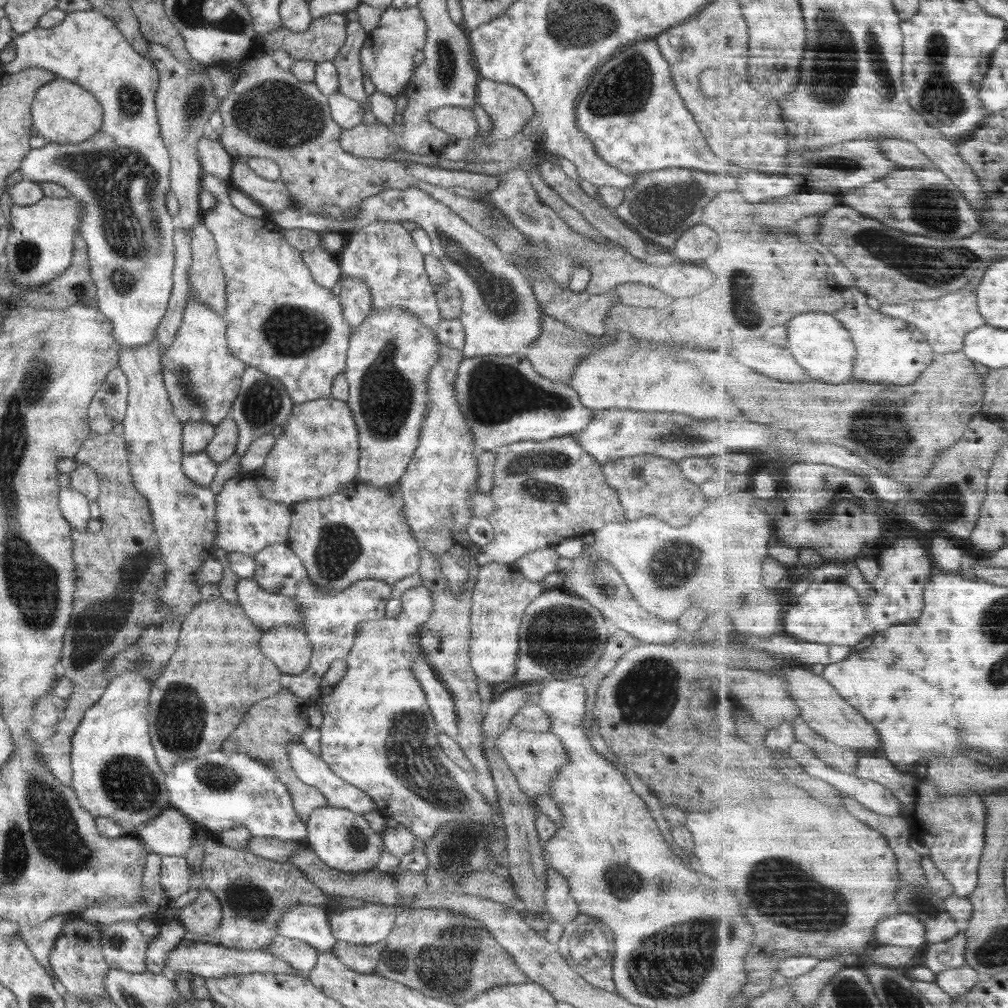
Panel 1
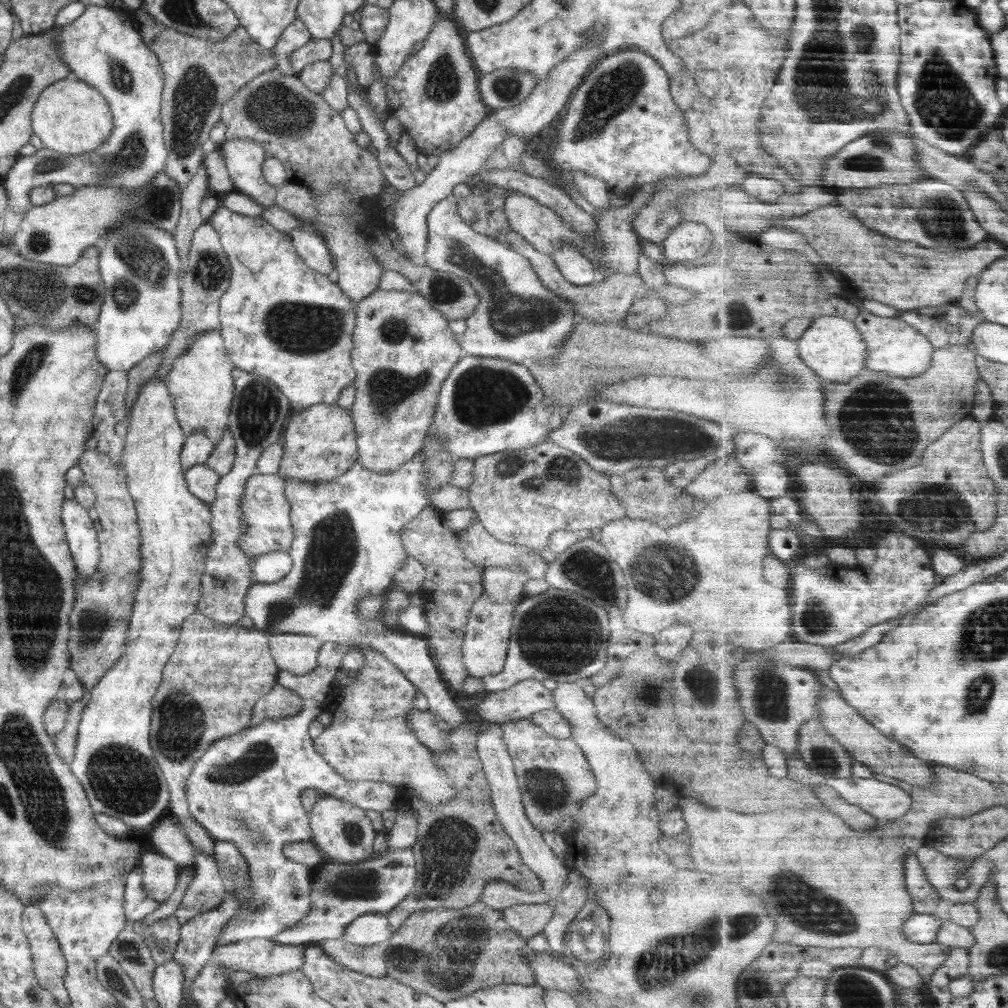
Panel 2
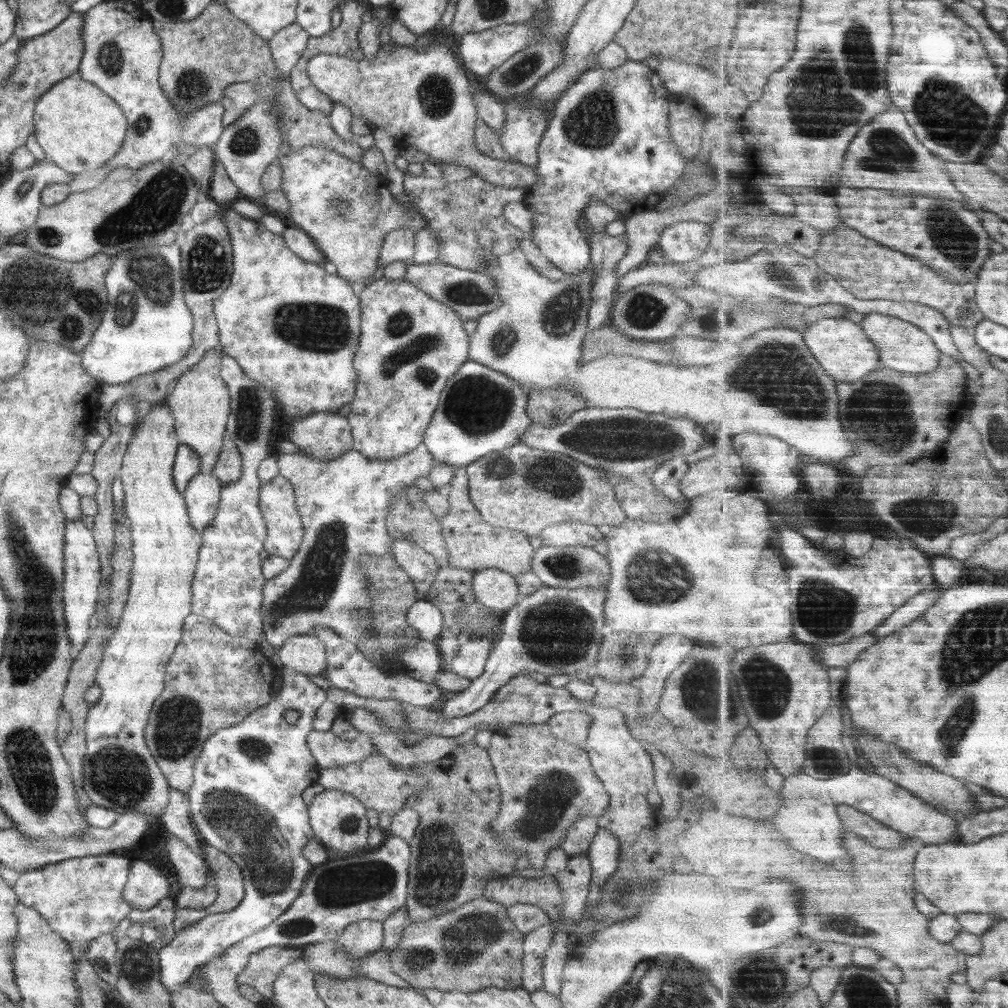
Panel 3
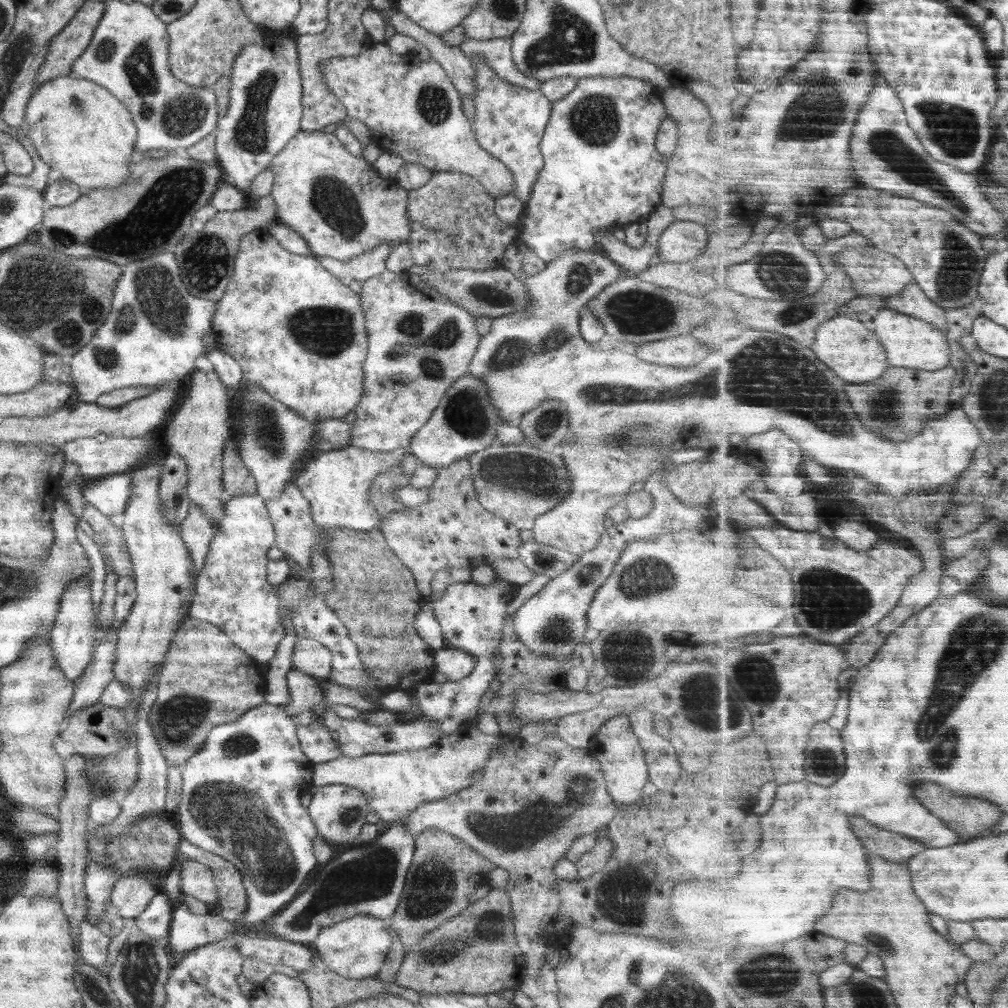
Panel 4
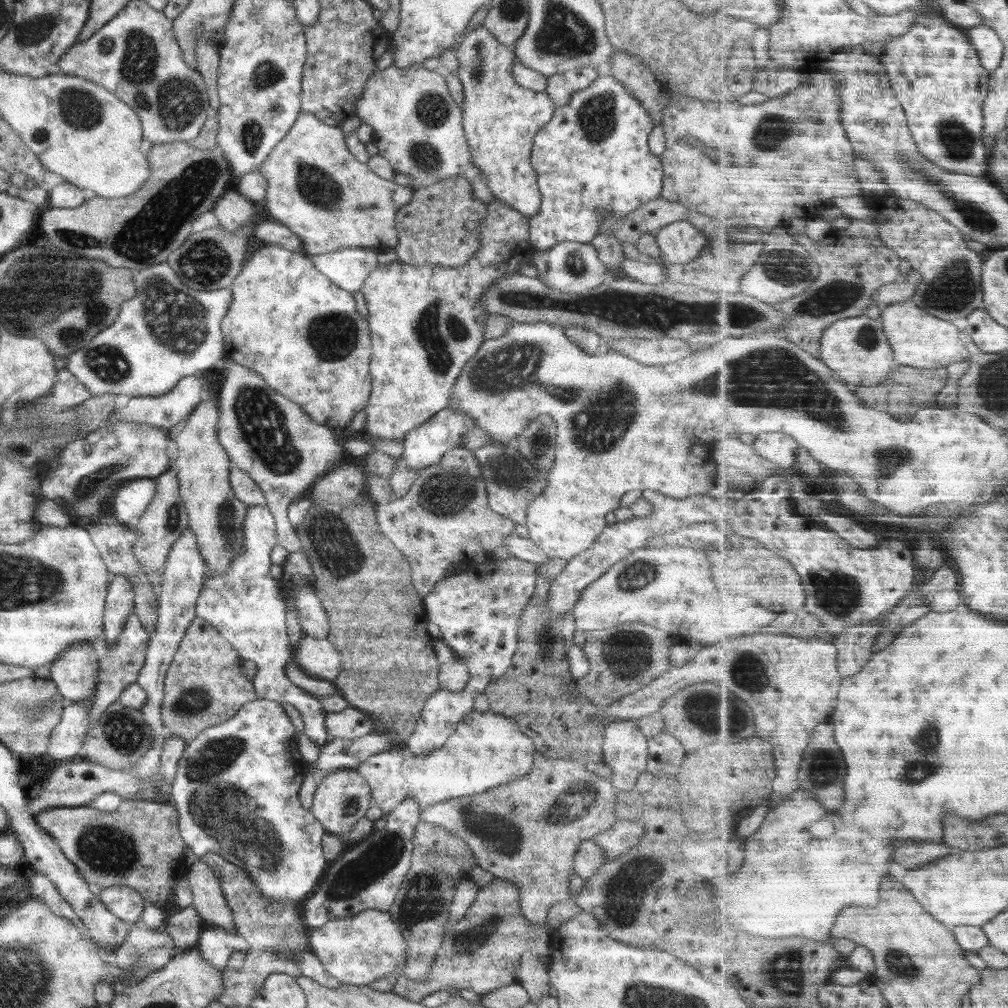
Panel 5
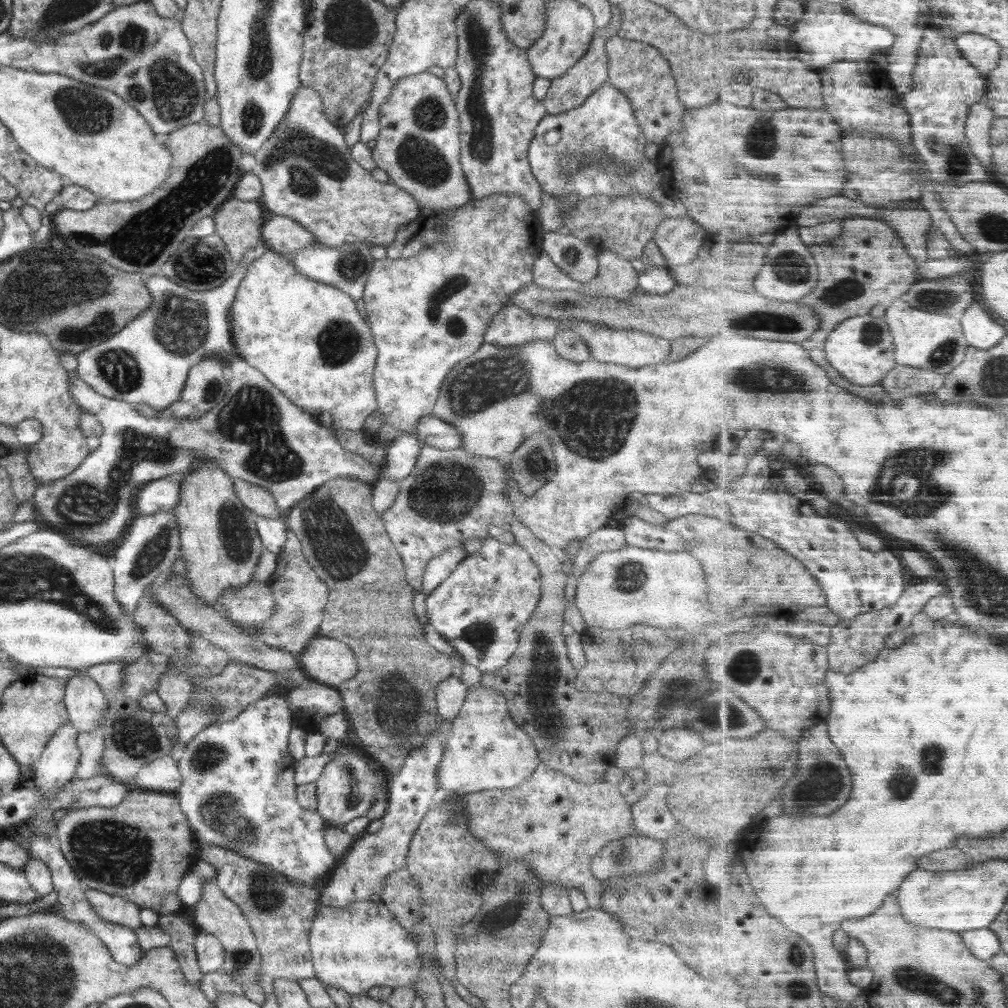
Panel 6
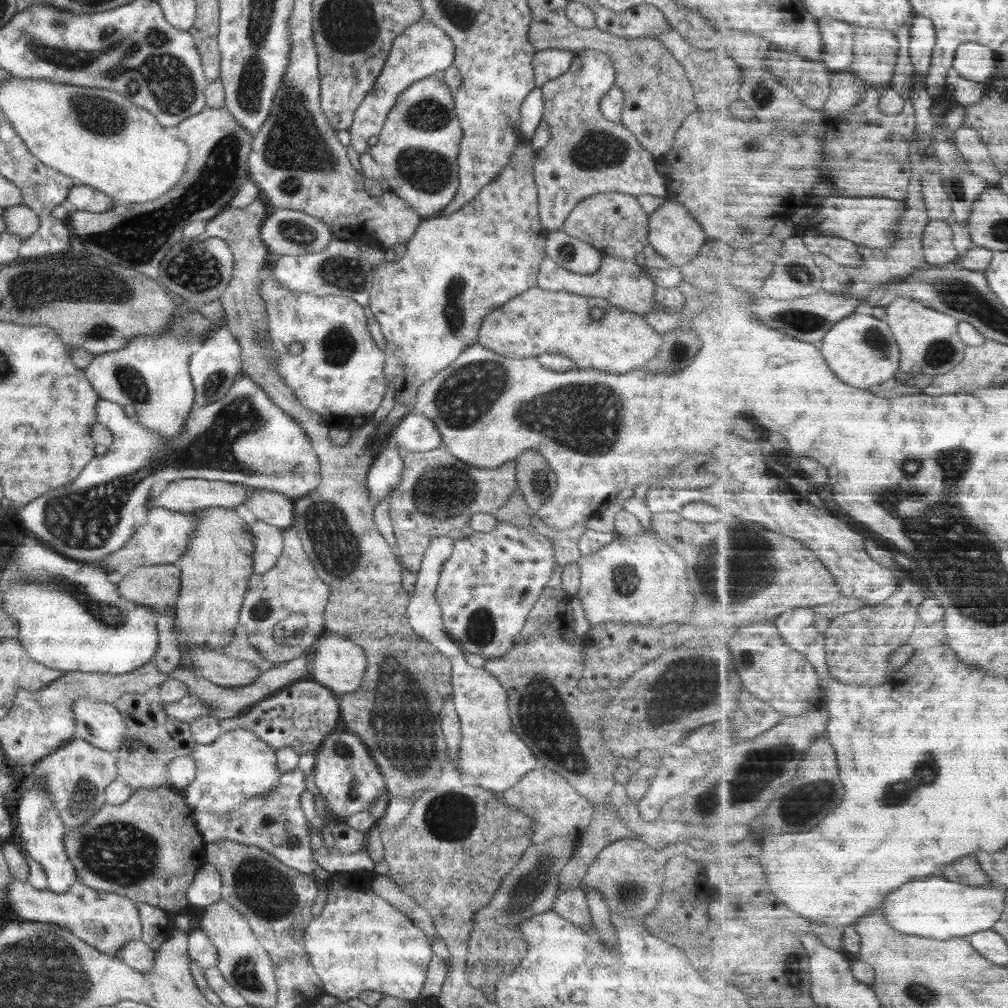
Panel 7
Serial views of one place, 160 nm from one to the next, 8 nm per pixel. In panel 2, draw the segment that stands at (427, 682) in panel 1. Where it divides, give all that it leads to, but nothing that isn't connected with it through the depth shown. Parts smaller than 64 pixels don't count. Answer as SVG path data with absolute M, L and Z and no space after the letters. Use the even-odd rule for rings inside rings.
M421 451L417 452L408 462L405 462L398 470L388 474L378 474L373 470L368 470L365 466L362 466L358 459L350 468L347 469L344 474L337 476L332 481L328 482L304 482L303 480L297 480L297 478L284 478L285 480L285 495L291 506L291 511L289 517L291 518L291 525L294 531L294 538L289 548L289 555L292 557L293 565L290 572L282 580L278 582L268 583L256 583L246 592L246 597L244 597L244 605L246 605L246 616L250 617L250 620L254 622L254 628L260 630L267 635L280 635L280 634L298 634L305 636L314 636L316 639L325 642L339 642L351 644L353 648L364 648L370 647L376 649L378 654L382 654L384 659L392 662L394 666L404 674L404 676L412 682L412 684L419 690L429 702L429 711L445 720L445 722L450 725L452 729L460 728L464 724L468 724L469 718L463 713L462 708L458 707L454 701L454 695L452 691L446 685L441 674L434 665L432 661L432 655L428 648L428 643L426 639L422 636L414 638L414 636L405 636L404 634L398 634L398 632L393 632L392 629L387 627L381 619L362 619L362 616L356 615L356 610L358 610L358 604L364 600L364 597L368 596L384 596L384 593L392 586L394 575L396 571L400 570L407 560L407 552L402 544L400 533L403 530L404 525L408 524L411 520L414 520L419 512L429 504L428 495L425 486L425 456Z

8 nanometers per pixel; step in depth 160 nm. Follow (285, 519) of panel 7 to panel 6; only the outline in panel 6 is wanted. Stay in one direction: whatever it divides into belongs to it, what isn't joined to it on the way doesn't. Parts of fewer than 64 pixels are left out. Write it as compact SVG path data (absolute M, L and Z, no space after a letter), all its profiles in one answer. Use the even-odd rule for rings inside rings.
M234 479L233 487L242 504L258 517L281 518L276 501L265 488L242 479Z

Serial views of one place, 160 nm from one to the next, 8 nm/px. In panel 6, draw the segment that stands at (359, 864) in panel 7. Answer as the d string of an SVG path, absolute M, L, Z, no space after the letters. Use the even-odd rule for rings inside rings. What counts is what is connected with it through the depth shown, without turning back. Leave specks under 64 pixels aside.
M271 695L249 704L237 717L234 717L229 721L212 723L208 728L204 728L200 733L196 734L196 737L192 738L192 741L188 741L184 745L184 748L181 749L181 755L176 759L181 774L181 785L177 788L175 793L180 808L187 818L193 838L195 839L195 842L198 842L198 846L202 843L208 843L227 848L228 850L237 852L254 862L265 864L265 866L271 866L276 872L284 874L286 880L290 881L292 885L313 886L318 881L322 880L326 872L330 872L330 868L336 867L338 862L332 856L332 853L325 843L324 831L328 824L317 811L304 810L304 808L298 804L296 798L298 786L296 786L294 780L295 760L290 756L288 748L288 738L293 721L293 714L288 701L284 697Z

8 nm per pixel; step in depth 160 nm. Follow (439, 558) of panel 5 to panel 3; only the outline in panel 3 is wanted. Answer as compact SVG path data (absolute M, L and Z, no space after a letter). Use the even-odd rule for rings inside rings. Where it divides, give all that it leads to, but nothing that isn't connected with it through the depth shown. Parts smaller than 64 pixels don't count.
M465 467L455 468L454 474L454 478L445 490L449 511L444 516L438 516L451 565L469 571L499 568L513 577L523 572L530 572L535 549L528 542L527 536L517 530L488 524L469 497ZM394 538L391 547L396 562L402 570L406 571L409 579L416 587L416 593L418 593L416 598L418 598L418 601L426 601L425 595L439 570L435 558L423 548L417 546L415 542L408 540L407 543L405 538L401 538L401 540Z

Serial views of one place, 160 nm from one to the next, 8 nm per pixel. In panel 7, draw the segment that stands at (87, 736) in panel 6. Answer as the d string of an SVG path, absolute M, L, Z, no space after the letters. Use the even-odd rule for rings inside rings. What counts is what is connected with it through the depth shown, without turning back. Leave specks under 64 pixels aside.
M81 739L62 744L28 772L30 776L26 776L23 783L25 788L33 787L36 783L49 794L65 826L65 832L75 831L96 814L106 803L105 788L118 778L114 753Z

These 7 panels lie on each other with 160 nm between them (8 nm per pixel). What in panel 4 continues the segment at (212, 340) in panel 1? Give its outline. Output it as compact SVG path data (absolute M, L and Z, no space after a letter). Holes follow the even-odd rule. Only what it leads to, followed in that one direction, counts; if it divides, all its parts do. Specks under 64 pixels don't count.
M194 370L185 381L188 384L186 399L180 402L178 410L174 414L169 414L166 428L161 431L165 441L170 447L170 451L178 453L188 465L187 493L192 499L192 503L199 506L202 512L211 520L214 528L219 525L219 520L224 516L224 503L232 497L229 495L222 482L223 473L223 452L226 445L226 438L232 432L230 421L231 398L225 386L220 382L219 376L214 371L202 372Z

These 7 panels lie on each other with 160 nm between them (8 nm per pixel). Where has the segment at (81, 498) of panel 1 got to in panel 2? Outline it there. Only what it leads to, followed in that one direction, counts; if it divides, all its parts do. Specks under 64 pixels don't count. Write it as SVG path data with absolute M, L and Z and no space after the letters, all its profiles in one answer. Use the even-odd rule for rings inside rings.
M64 499L61 519L72 553L78 577L87 579L96 572L100 562L96 526L86 510L76 499Z

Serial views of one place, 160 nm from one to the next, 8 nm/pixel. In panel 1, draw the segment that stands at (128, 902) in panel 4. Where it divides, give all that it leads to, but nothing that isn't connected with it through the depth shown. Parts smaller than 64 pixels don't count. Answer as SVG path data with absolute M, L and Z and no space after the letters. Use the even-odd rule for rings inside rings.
M162 856L159 884L166 891L168 900L188 892L190 868L186 857Z

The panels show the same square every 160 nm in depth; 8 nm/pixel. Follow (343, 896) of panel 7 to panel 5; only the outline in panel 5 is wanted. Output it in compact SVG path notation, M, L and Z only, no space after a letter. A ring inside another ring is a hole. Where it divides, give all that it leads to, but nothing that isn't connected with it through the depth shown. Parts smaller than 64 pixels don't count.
M362 910L354 916L336 920L329 920L324 926L309 931L309 950L311 950L322 963L322 966L339 983L349 985L369 985L388 973L396 976L402 974L405 960L407 959L407 944L396 923L388 911Z

